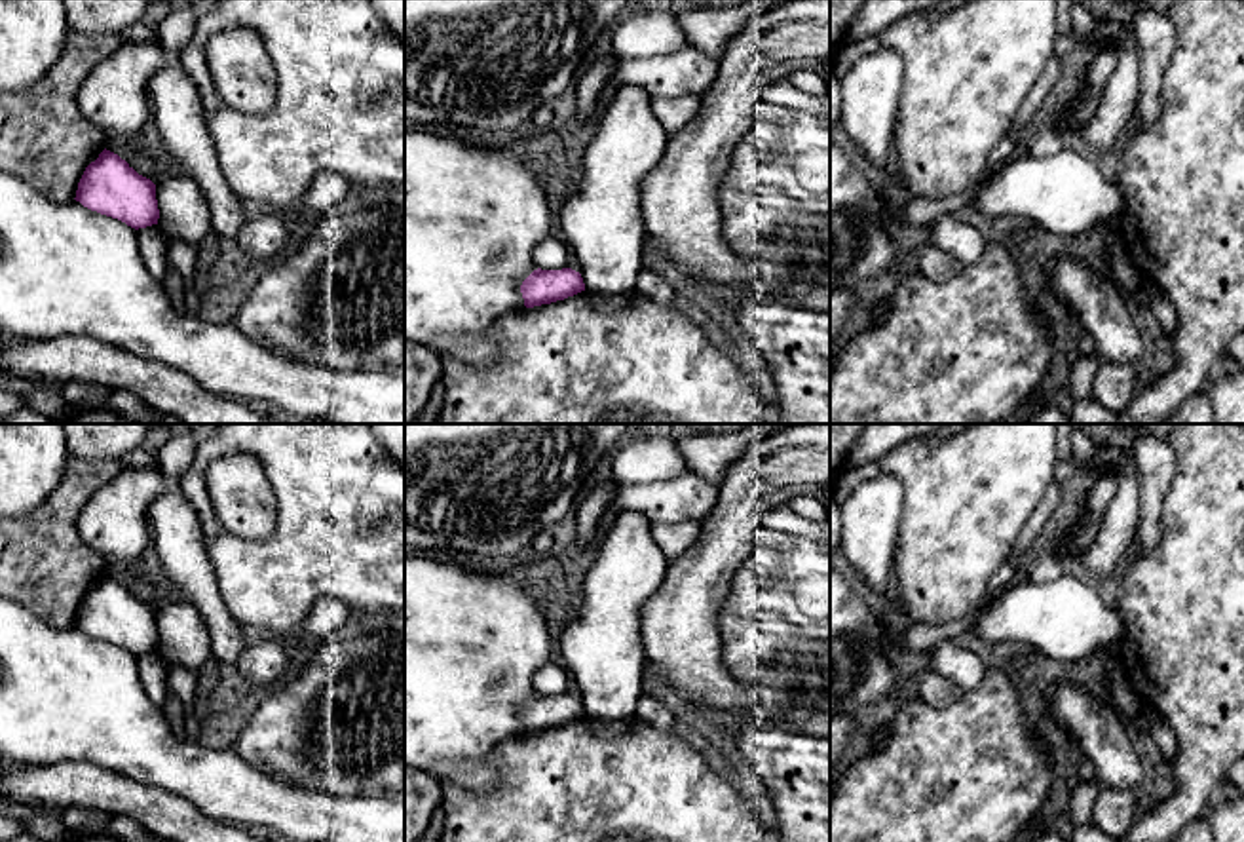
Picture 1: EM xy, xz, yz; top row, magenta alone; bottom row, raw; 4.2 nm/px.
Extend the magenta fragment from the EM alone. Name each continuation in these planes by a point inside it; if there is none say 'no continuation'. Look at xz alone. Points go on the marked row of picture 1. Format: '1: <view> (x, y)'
no continuation

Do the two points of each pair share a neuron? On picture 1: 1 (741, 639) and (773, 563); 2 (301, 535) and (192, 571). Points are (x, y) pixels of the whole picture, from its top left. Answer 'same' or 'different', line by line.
1: same
2: different

